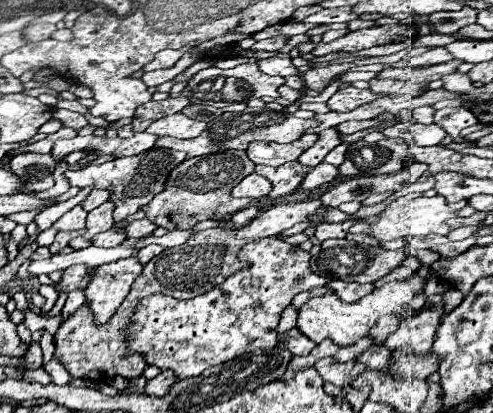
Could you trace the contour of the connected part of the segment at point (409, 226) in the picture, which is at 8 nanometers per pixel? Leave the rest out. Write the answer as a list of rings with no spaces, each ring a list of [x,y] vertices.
[[[419,196],[419,198],[397,198],[391,202],[381,214],[379,222],[371,224],[371,236],[377,240],[395,240],[395,238],[409,238],[409,236],[423,236],[423,234],[441,234],[447,236],[451,232],[447,220],[457,216],[457,210],[451,208],[445,198],[441,196]]]

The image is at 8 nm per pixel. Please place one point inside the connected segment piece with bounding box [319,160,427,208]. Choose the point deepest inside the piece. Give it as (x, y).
(358, 189)

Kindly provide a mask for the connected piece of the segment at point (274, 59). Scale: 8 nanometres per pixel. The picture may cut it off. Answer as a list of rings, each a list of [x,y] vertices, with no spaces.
[[[277,52],[275,56],[265,58],[265,60],[257,60],[257,66],[267,76],[283,76],[283,78],[287,78],[287,76],[299,74],[299,70],[291,62],[291,56],[283,54],[283,52]]]

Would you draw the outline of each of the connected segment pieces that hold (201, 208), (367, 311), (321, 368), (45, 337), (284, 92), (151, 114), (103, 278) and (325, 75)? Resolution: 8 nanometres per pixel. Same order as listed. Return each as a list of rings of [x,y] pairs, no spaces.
[[[223,150],[209,156],[187,158],[169,172],[165,190],[155,194],[155,198],[149,204],[141,206],[141,210],[153,224],[163,226],[169,232],[179,228],[193,228],[203,220],[223,220],[225,216],[235,214],[251,204],[251,200],[231,198],[231,190],[253,170],[255,164],[243,150]]]
[[[409,280],[385,282],[381,288],[373,290],[371,294],[363,296],[359,302],[353,302],[353,304],[343,302],[341,298],[337,298],[337,294],[325,294],[319,298],[311,298],[305,306],[301,306],[299,318],[297,318],[297,328],[317,344],[325,338],[329,338],[337,346],[349,346],[349,344],[355,344],[359,338],[367,336],[369,330],[377,324],[377,320],[381,316],[405,314],[411,298],[413,298],[413,286]]]
[[[323,358],[313,366],[319,376],[325,382],[331,382],[339,388],[347,388],[361,372],[365,372],[365,366],[361,366],[359,362],[337,362],[335,358]]]
[[[43,330],[39,344],[43,354],[43,364],[45,365],[47,362],[52,360],[55,353],[54,337],[46,330]]]
[[[279,86],[279,96],[275,98],[275,102],[279,102],[281,106],[291,106],[293,102],[297,102],[301,98],[301,92],[299,90],[293,90],[289,86]]]
[[[183,96],[167,98],[167,100],[159,100],[159,102],[151,100],[151,102],[147,102],[145,106],[139,106],[139,108],[137,108],[137,112],[135,112],[135,116],[133,116],[133,122],[131,122],[131,124],[133,124],[133,130],[135,130],[135,132],[143,132],[143,130],[147,130],[147,126],[149,126],[151,122],[155,122],[157,118],[163,118],[163,116],[175,114],[175,112],[181,112],[187,104],[189,104],[189,100],[183,98]]]
[[[135,256],[95,268],[85,290],[85,304],[93,314],[93,324],[103,326],[111,320],[141,270],[143,266],[137,262]]]
[[[329,64],[329,66],[311,68],[311,70],[307,70],[307,72],[303,74],[303,80],[305,80],[305,86],[307,86],[309,90],[321,92],[323,88],[329,86],[329,82],[331,82],[335,76],[347,72],[349,68],[351,68],[351,64]]]

